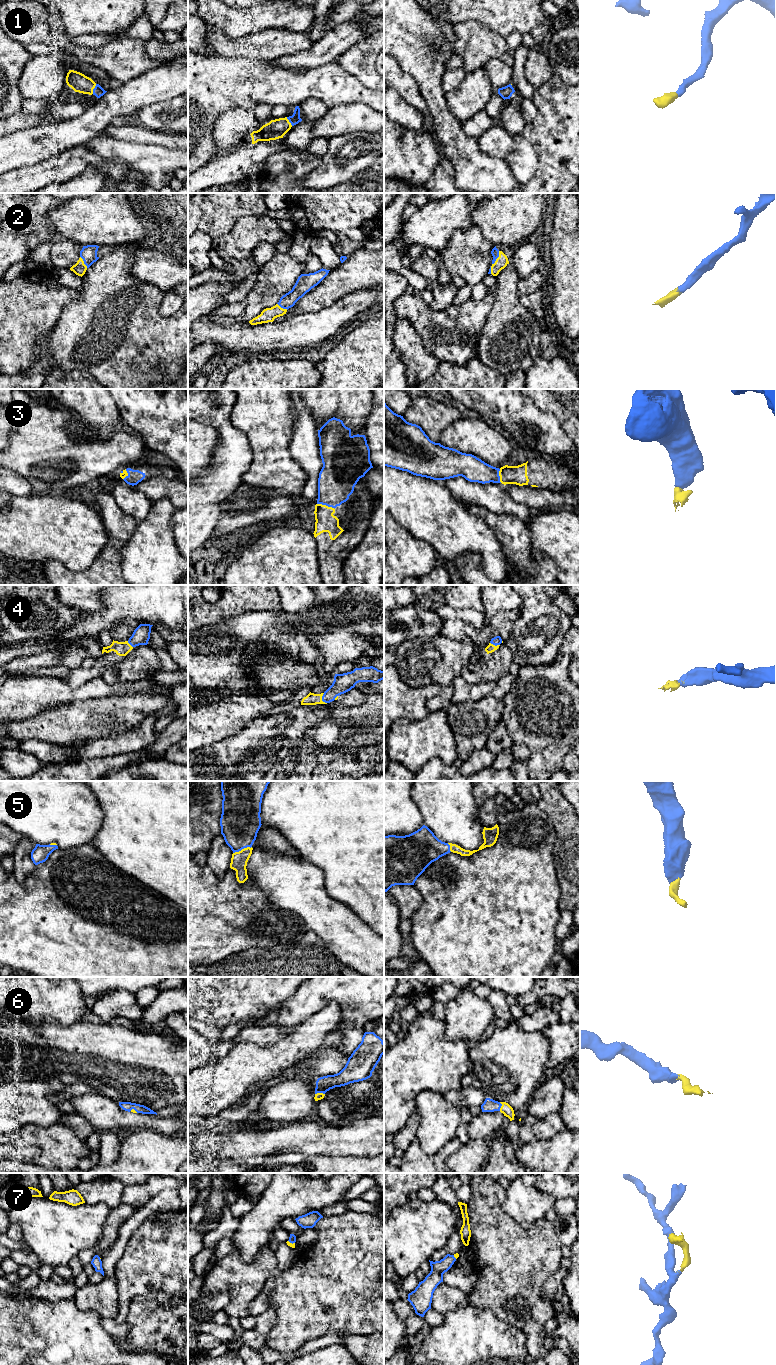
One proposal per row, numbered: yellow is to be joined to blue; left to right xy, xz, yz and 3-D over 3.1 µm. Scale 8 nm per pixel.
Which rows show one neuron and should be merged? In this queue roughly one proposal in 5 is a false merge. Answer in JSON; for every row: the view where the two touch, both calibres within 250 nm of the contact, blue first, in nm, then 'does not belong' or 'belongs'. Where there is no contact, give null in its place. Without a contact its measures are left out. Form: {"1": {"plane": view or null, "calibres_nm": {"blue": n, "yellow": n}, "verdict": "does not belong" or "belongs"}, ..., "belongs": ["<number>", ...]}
{"1": {"plane": "xy", "calibres_nm": {"blue": 90, "yellow": 150}, "verdict": "belongs"}, "2": {"plane": "yz", "calibres_nm": {"blue": 60, "yellow": 100}, "verdict": "belongs"}, "3": {"plane": "xz", "calibres_nm": {"blue": 300, "yellow": 160}, "verdict": "belongs"}, "4": {"plane": "xz", "calibres_nm": {"blue": 150, "yellow": 100}, "verdict": "belongs"}, "5": {"plane": "xz", "calibres_nm": {"blue": 320, "yellow": 130}, "verdict": "belongs"}, "6": {"plane": "xz", "calibres_nm": {"blue": 130, "yellow": 60}, "verdict": "belongs"}, "7": {"plane": "xz", "calibres_nm": {"blue": 60, "yellow": 30}, "verdict": "belongs"}, "belongs": ["1", "2", "3", "4", "5", "6", "7"]}

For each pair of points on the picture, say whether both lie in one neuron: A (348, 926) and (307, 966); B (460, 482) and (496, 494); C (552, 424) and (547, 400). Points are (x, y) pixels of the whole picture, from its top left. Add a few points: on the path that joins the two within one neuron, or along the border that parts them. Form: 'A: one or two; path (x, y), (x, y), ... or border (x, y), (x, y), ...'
A: two; border (311, 930), (342, 965)
B: one; path (469, 491), (487, 494)
C: two; border (531, 399), (543, 411), (551, 413), (564, 432)

